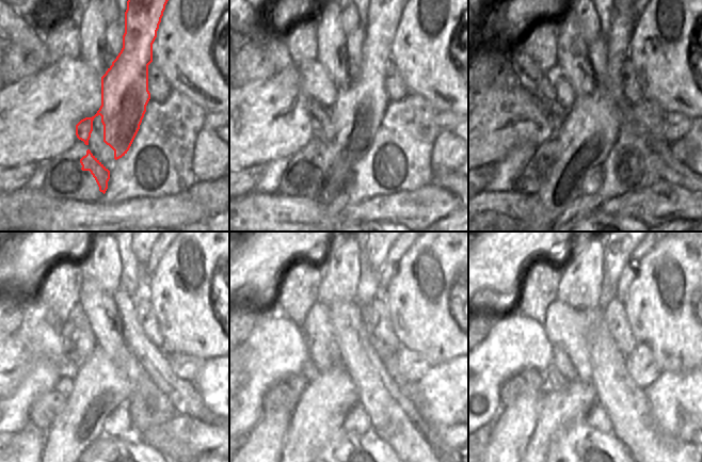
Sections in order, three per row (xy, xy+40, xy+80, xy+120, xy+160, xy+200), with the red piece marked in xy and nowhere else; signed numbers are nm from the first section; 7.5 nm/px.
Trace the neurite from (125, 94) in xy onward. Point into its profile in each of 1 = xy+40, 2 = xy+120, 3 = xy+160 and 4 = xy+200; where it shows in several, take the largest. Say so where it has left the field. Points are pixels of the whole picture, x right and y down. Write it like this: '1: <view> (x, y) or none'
1: xy+40 (348, 129)
2: xy+120 (102, 385)
3: xy+160 (336, 395)
4: xy+200 (573, 401)

